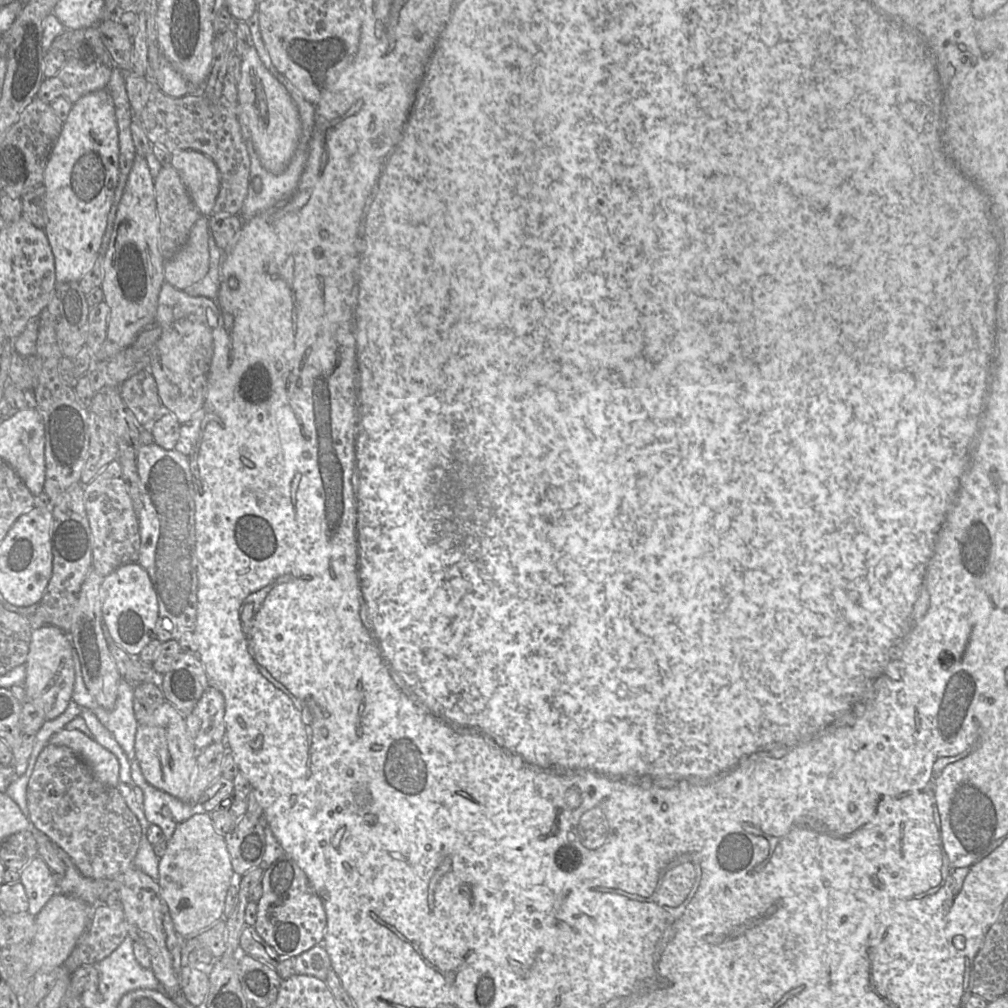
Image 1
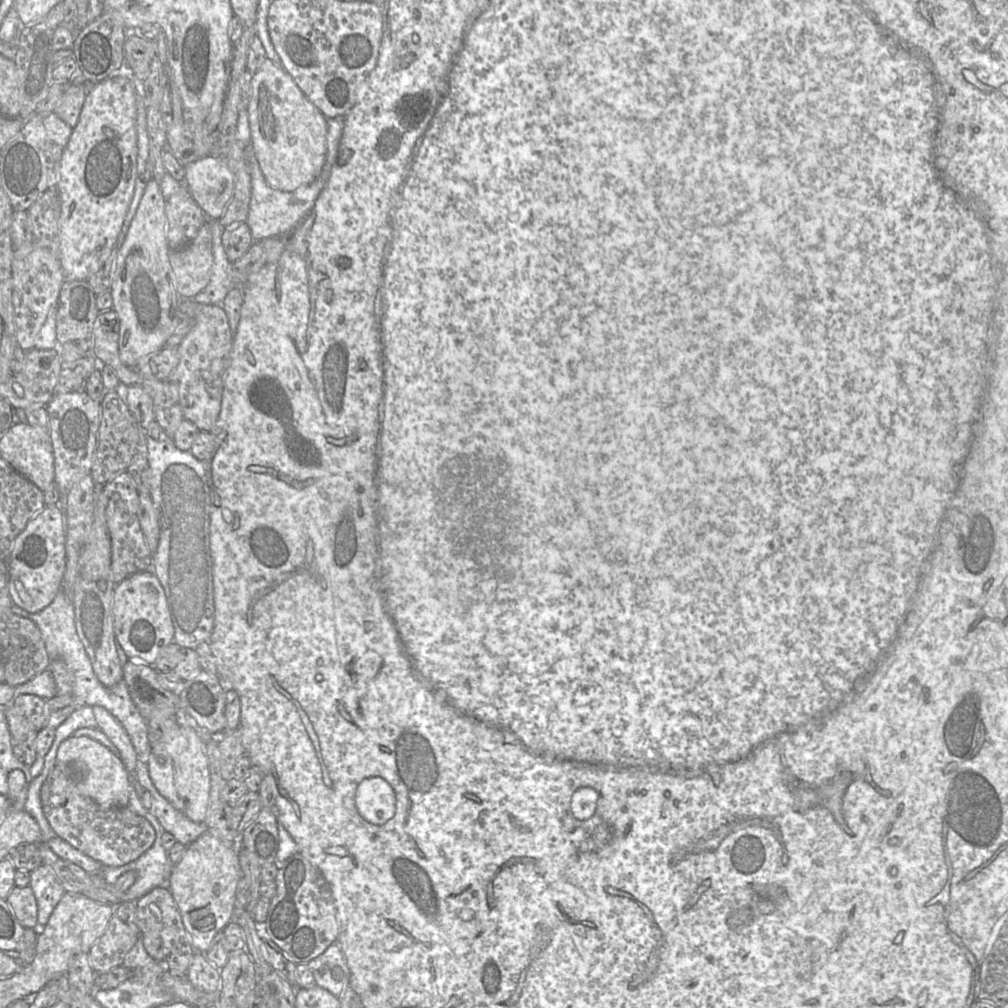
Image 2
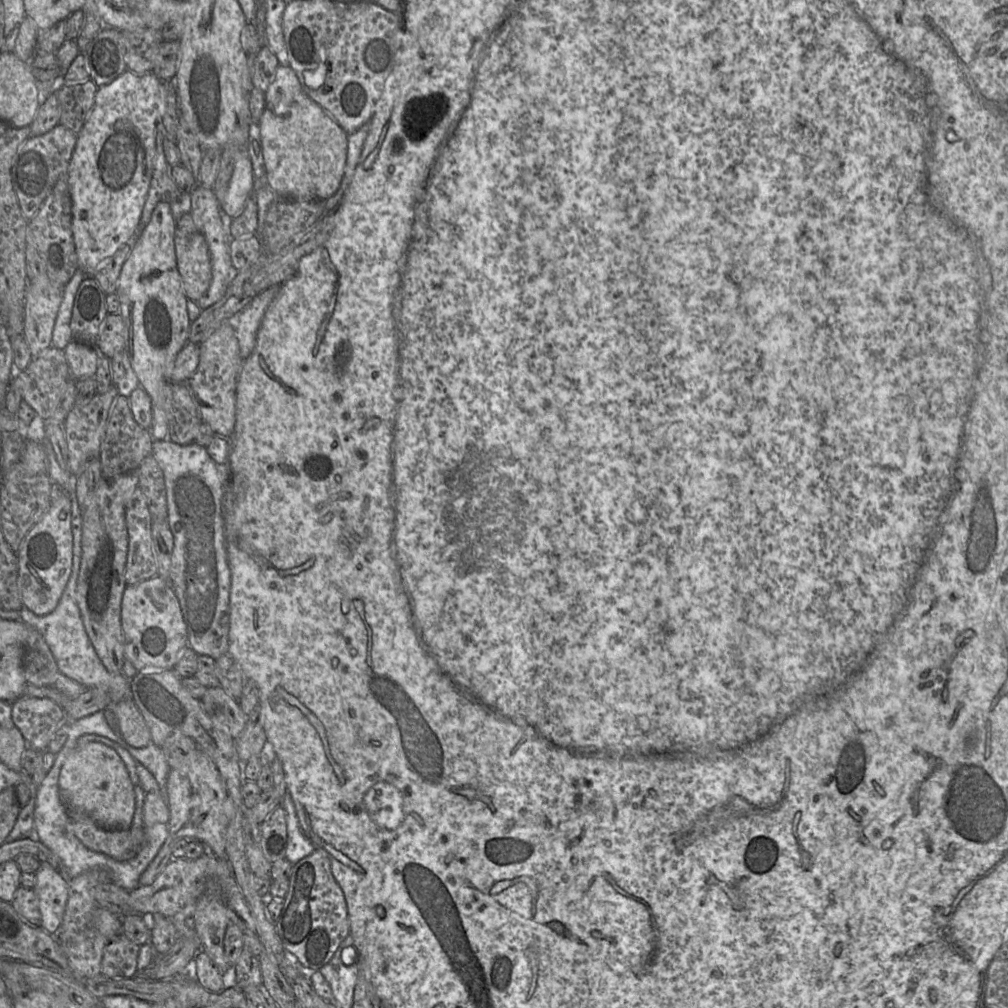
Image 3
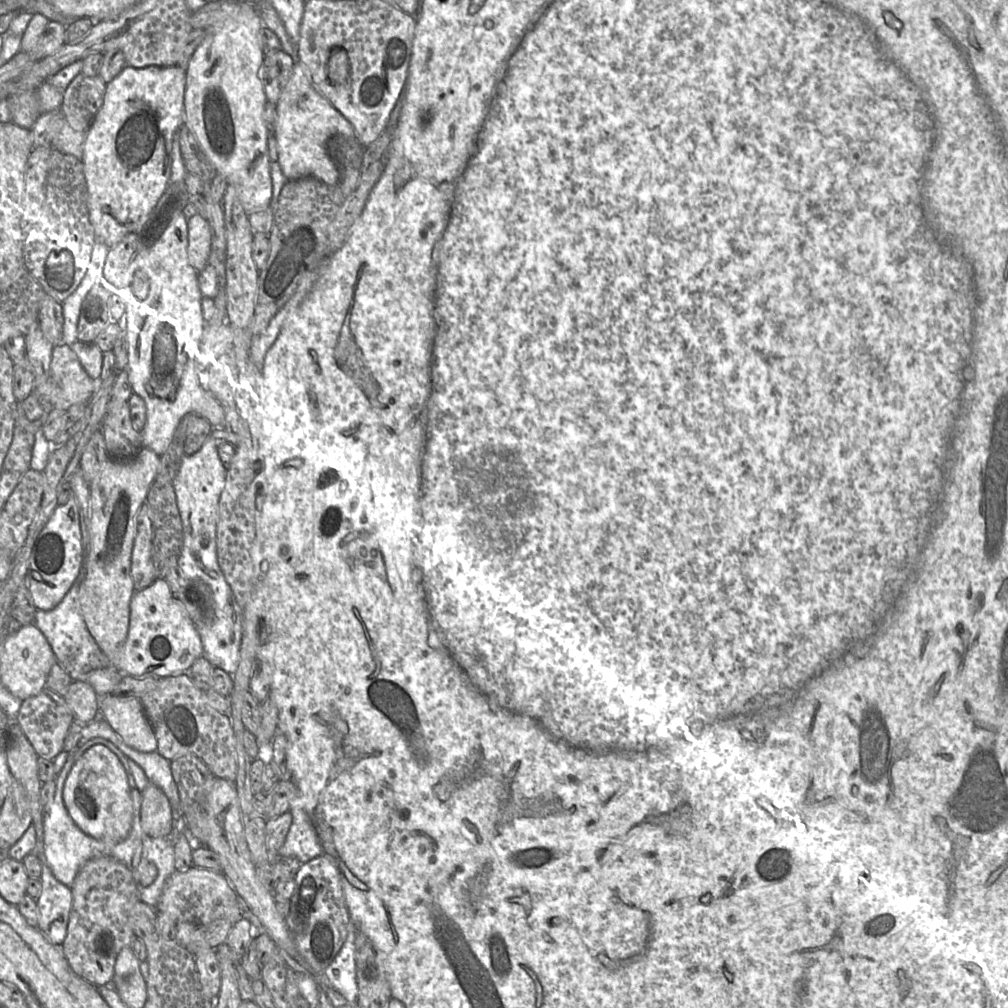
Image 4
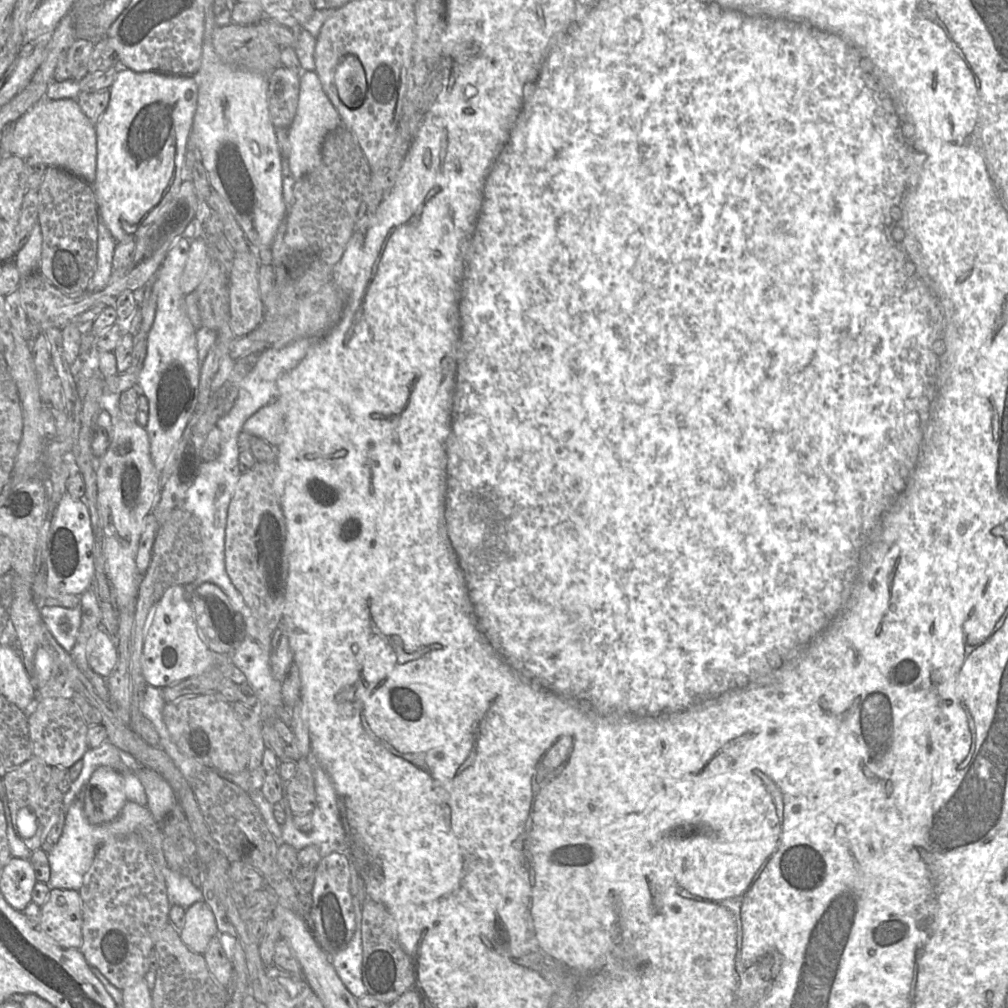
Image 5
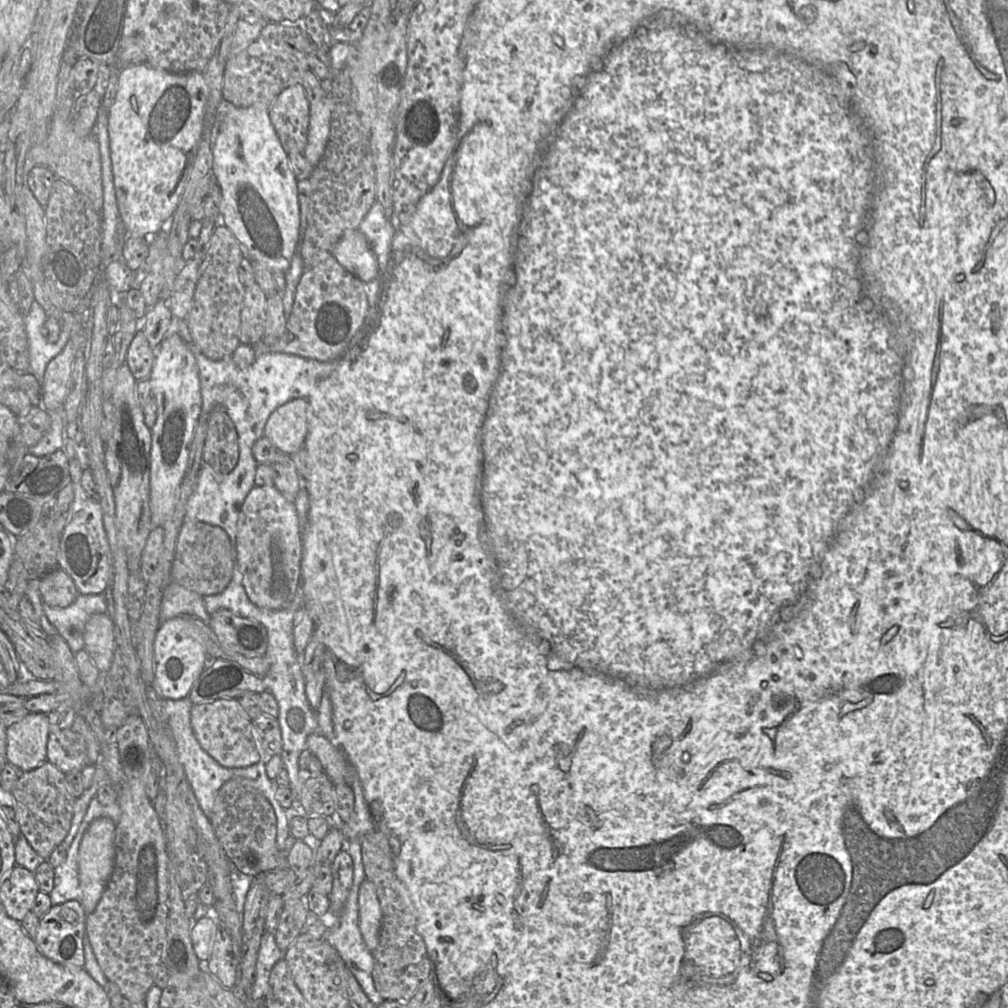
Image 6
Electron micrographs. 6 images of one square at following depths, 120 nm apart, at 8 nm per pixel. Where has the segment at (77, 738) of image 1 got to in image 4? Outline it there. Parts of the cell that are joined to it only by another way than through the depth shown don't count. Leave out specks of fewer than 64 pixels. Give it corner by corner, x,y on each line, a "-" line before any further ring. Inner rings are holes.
96,744
77,759
69,771
63,788
66,809
86,834
104,841
120,841
127,837
133,822
131,789
124,767
108,747

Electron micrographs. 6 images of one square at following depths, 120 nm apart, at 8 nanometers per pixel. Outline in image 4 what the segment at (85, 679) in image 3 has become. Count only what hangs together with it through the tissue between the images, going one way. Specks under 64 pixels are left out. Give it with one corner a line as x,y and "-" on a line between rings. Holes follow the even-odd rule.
81,567
80,574
63,600
52,610
38,610
34,624
45,635
57,662
66,671
92,671
110,666
105,655
89,632
84,617
80,612
78,591
85,575
85,568

